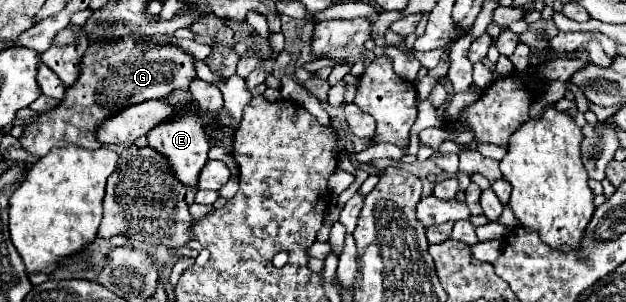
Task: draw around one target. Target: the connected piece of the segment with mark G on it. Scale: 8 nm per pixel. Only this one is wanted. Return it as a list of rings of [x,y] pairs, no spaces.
[[[144,35],[124,37],[124,41],[118,41],[116,45],[90,45],[82,57],[80,81],[72,85],[72,89],[66,89],[60,105],[46,113],[38,113],[34,123],[24,125],[24,131],[18,137],[20,147],[34,157],[44,157],[52,147],[66,145],[96,149],[100,143],[92,137],[92,129],[96,129],[108,113],[116,113],[116,109],[138,101],[162,99],[172,93],[172,89],[188,89],[190,81],[196,77],[194,57],[174,45],[152,45],[152,49],[136,53],[132,41],[140,41],[140,37]]]

